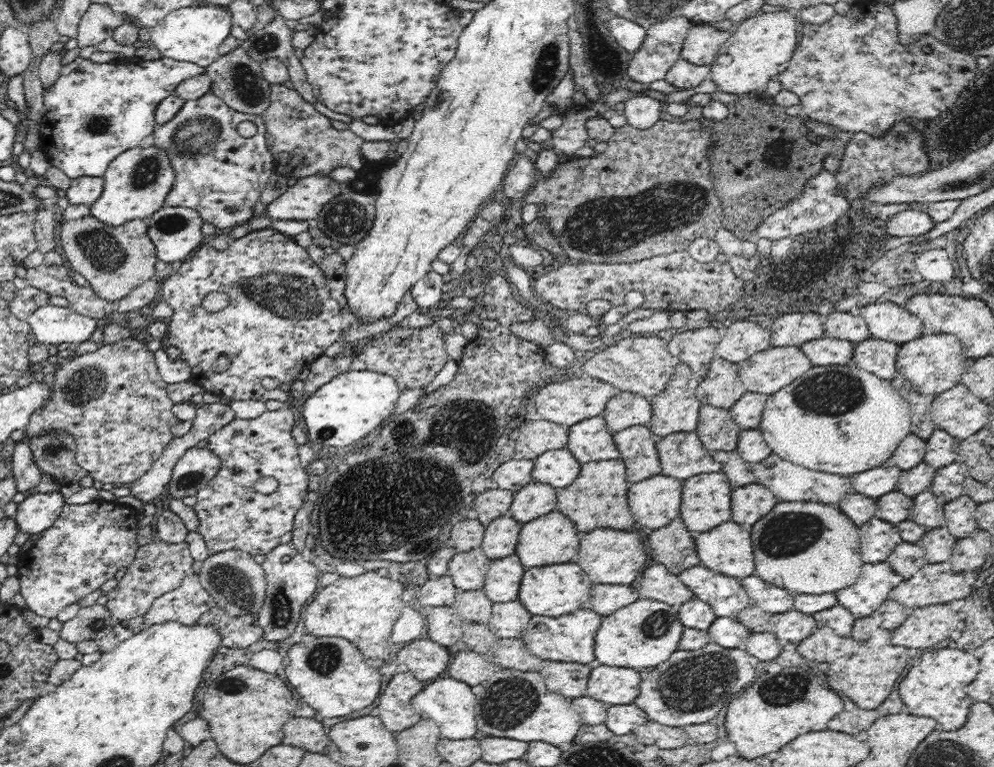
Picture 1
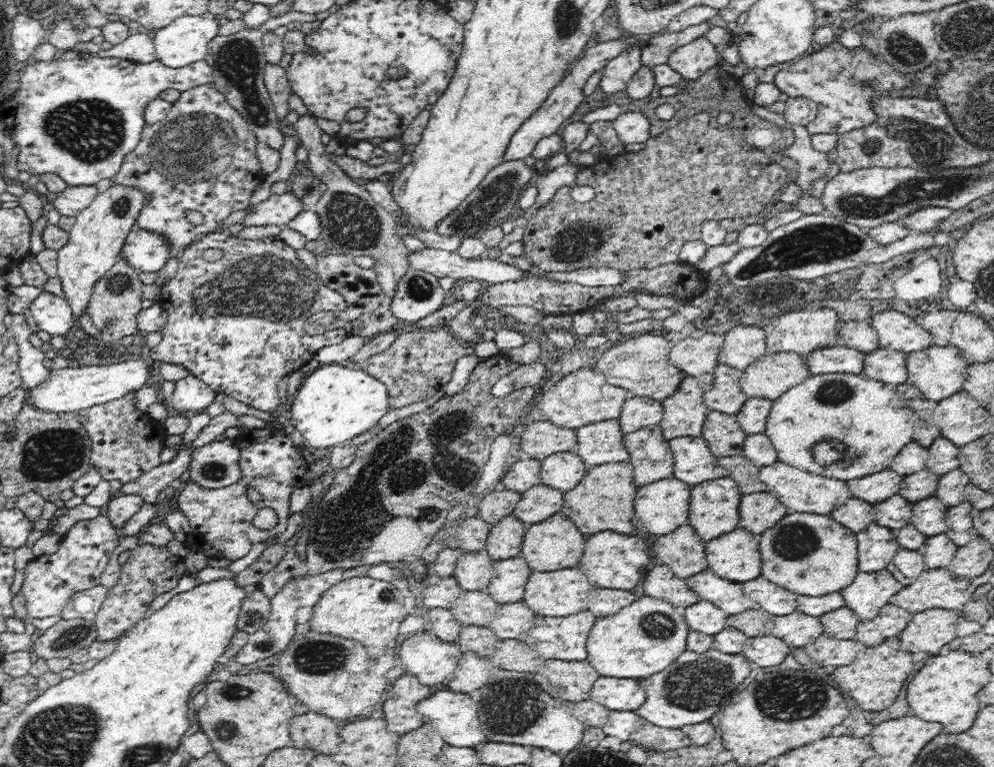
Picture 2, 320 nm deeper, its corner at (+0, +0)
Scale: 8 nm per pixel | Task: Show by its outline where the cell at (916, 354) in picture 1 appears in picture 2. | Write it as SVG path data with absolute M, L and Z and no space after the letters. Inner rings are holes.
M933 344L926 350L907 354L907 382L919 389L928 400L940 402L962 391L969 366L964 353L958 347Z

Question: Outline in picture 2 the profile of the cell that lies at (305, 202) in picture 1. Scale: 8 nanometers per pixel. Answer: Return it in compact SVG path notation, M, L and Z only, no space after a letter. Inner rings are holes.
M271 194L260 203L250 204L243 224L245 226L278 226L286 228L302 212L302 201L294 194Z

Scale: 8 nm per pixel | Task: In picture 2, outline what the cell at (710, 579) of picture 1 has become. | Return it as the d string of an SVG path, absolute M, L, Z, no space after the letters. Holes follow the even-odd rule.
M710 568L688 577L685 581L694 592L698 593L700 601L714 603L727 616L758 608L757 603L744 594L743 583L720 578Z

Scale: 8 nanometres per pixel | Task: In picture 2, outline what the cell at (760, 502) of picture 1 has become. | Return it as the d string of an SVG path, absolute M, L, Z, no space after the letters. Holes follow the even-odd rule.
M769 491L743 495L740 501L740 524L756 534L766 532L789 513L778 497L774 498Z

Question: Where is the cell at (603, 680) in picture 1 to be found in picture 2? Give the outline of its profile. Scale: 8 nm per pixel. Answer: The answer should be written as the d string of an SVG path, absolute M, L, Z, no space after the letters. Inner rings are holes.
M599 676L591 688L591 699L610 711L636 712L647 695L637 679Z

